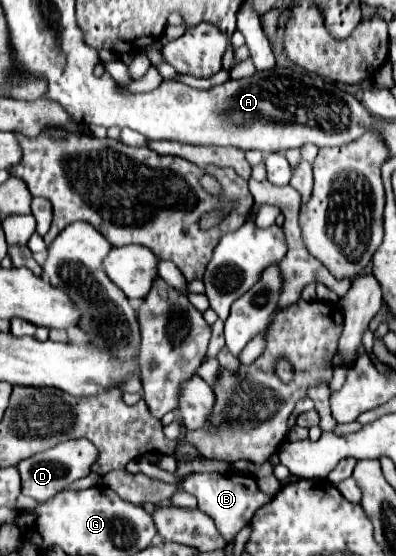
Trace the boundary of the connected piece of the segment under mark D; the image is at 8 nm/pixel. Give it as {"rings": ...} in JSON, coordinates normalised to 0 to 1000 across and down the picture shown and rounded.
{"rings":[[[182,790],[182,793],[146,797],[141,804],[81,818],[45,833],[45,847],[56,858],[56,887],[91,897],[96,905],[116,905],[141,887],[177,876],[187,865],[217,858],[237,829],[242,829],[242,804],[232,804],[232,797],[222,797],[217,790]]]}

